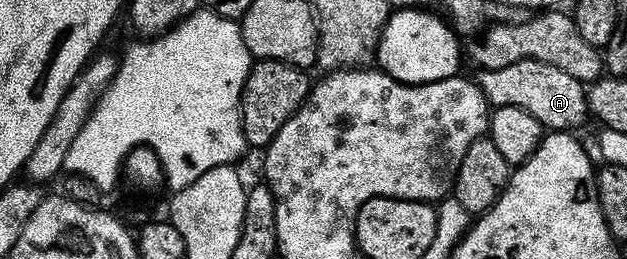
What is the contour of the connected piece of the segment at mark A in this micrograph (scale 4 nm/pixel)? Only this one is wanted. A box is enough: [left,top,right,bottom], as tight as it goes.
[477,59,589,131]

